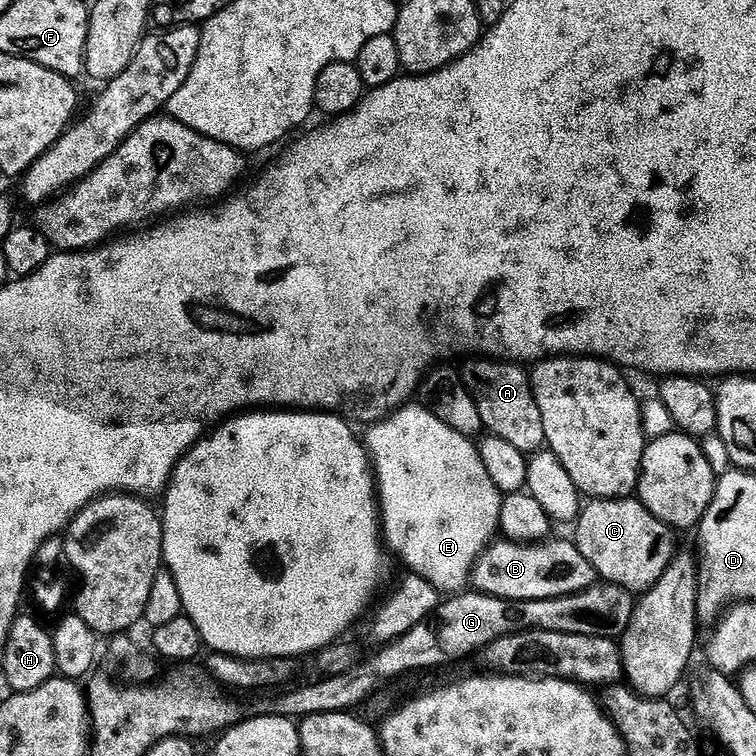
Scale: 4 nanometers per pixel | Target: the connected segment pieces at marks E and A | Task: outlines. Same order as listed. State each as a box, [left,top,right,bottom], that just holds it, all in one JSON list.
[[366,407,502,594],[462,358,545,454]]

